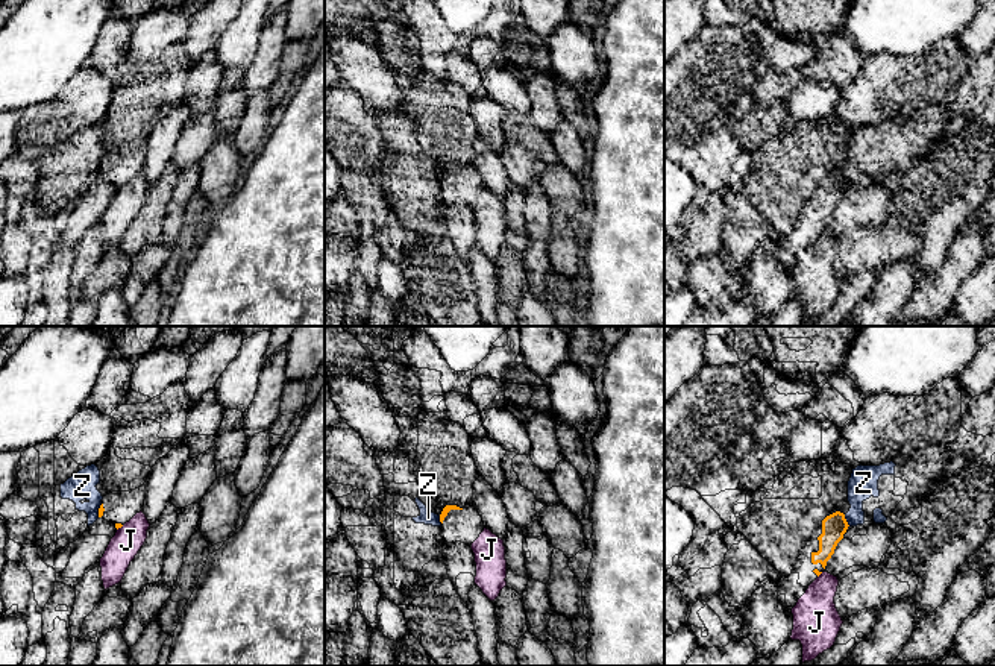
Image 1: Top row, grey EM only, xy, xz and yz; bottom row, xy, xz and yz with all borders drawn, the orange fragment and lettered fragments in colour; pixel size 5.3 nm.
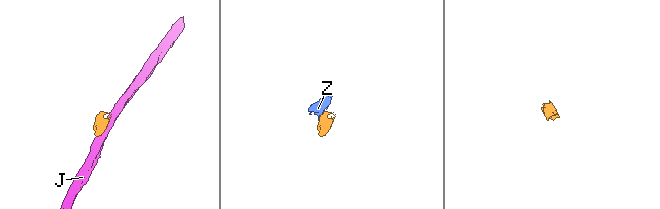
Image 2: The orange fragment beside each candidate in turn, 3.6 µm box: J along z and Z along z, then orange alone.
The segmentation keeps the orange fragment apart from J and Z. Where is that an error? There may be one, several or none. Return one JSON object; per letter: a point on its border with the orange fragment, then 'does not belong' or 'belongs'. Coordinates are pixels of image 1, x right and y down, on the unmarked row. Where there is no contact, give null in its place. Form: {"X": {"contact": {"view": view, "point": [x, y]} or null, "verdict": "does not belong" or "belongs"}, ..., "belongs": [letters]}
{"J": {"contact": {"view": "xy", "point": [120, 187]}, "verdict": "does not belong"}, "Z": {"contact": {"view": "yz", "point": [845, 181]}, "verdict": "does not belong"}, "belongs": []}

